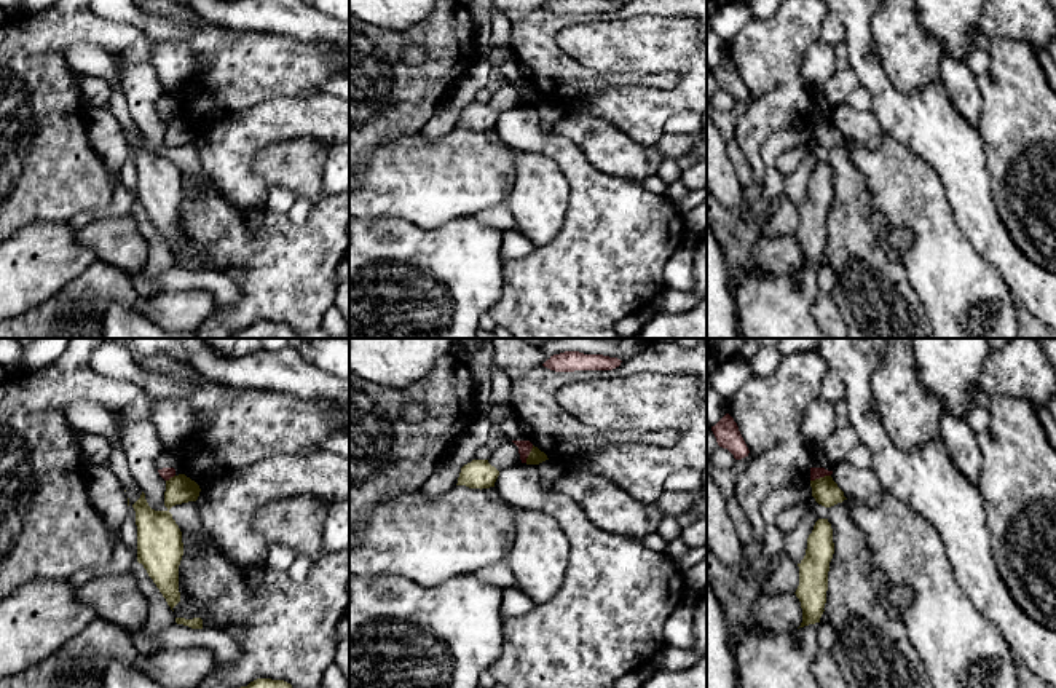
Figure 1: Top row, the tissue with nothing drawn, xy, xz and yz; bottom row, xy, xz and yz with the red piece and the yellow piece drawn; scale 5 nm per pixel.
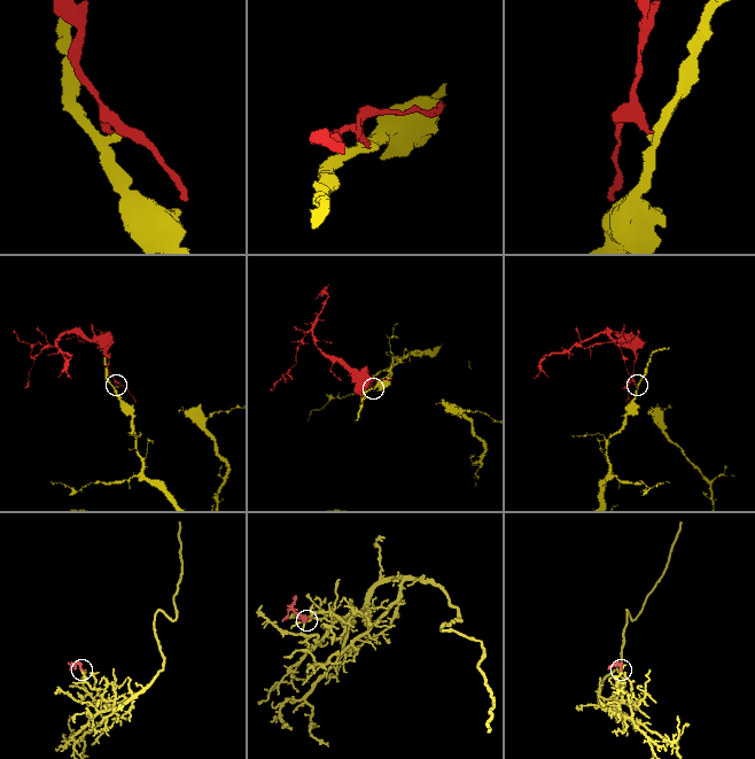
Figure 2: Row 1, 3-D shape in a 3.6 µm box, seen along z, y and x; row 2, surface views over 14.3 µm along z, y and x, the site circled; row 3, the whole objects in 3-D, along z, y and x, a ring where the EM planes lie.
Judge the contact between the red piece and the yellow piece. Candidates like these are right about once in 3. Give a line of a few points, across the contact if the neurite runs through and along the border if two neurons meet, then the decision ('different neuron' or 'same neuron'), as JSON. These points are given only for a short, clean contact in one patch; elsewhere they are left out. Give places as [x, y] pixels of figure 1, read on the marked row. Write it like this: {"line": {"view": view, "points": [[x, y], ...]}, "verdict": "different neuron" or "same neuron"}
{"line": {"view": "yz", "points": [[830, 474], [811, 481]]}, "verdict": "different neuron"}

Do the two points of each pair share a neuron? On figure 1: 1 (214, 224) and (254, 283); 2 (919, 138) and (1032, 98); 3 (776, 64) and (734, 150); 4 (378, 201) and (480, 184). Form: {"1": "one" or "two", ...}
{"1": "one", "2": "two", "3": "two", "4": "one"}

